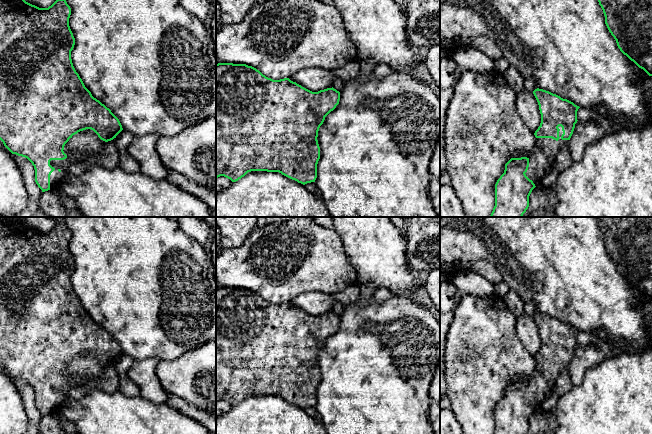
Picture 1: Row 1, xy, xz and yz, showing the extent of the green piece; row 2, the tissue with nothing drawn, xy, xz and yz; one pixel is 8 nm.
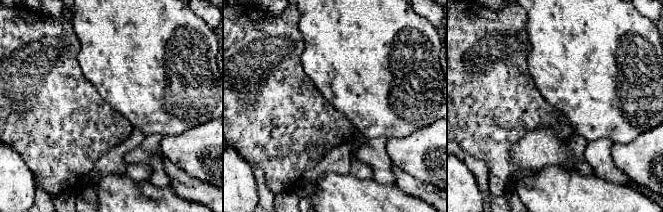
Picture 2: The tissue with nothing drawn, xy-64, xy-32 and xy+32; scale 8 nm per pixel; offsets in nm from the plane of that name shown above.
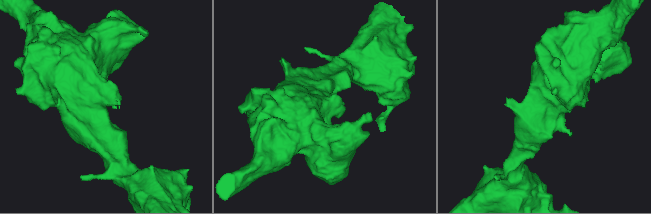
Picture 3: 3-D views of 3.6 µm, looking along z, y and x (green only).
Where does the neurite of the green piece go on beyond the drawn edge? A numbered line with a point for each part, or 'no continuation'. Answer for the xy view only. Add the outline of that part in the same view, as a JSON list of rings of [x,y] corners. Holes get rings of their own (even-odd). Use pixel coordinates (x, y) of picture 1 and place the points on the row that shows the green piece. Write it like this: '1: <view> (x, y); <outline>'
1: xy (56, 177); [[[69,157],[64,160],[51,160],[50,165],[54,167],[55,170],[50,175],[50,189],[59,187],[62,181],[70,175],[68,168],[76,163],[78,162],[75,158]]]

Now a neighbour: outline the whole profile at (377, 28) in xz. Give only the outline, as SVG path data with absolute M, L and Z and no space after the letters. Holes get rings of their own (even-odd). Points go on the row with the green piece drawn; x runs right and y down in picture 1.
M333 0L333 5L343 18L360 61L374 61L377 65L387 64L390 71L415 77L416 56L406 35L406 15L393 0Z

